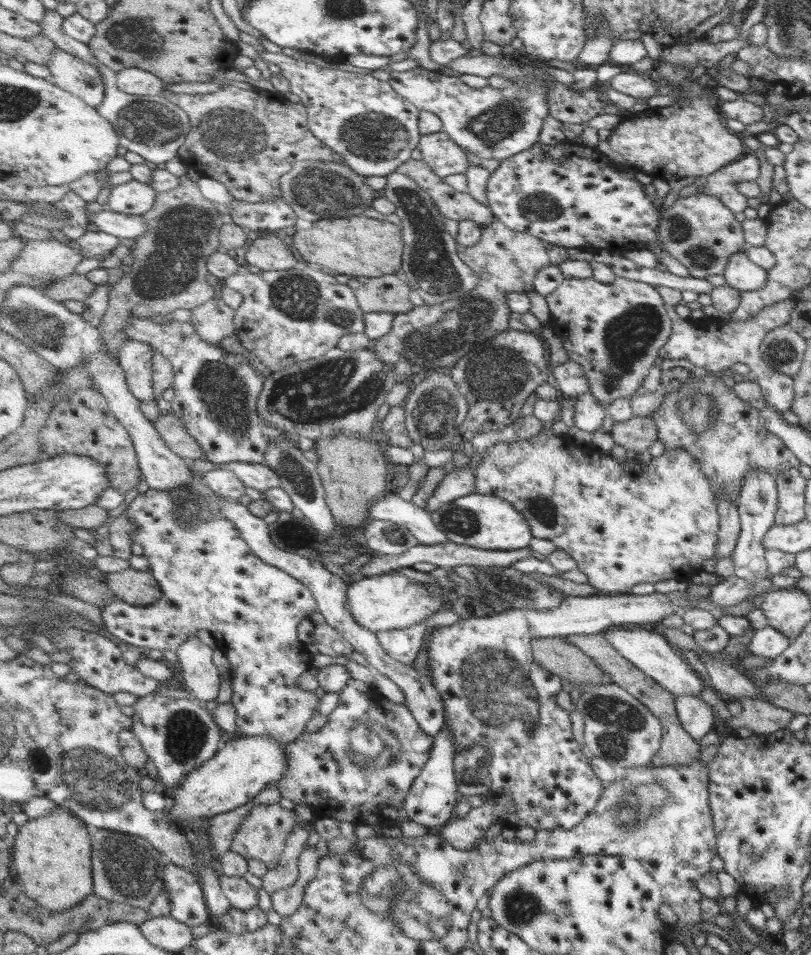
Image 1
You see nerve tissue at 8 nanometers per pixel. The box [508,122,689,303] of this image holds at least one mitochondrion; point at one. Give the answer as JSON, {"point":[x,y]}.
{"point":[538,208]}

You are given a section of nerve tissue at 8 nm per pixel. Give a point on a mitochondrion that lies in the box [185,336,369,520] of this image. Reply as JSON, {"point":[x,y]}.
{"point":[297,477]}

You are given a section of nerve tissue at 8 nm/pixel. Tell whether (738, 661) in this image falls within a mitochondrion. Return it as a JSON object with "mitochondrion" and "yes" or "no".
{"mitochondrion":"no"}

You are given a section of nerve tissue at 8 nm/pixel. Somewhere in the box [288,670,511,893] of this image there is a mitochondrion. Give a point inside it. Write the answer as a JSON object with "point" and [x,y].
{"point":[370,746]}

